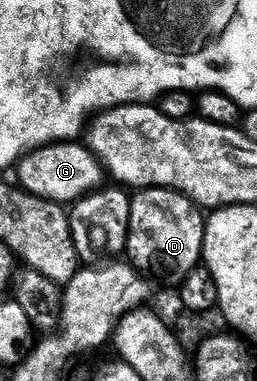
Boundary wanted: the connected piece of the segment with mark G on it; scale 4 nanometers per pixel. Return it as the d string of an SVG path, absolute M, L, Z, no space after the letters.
M77 141L51 143L47 147L36 148L21 156L16 164L16 182L32 195L41 199L50 199L53 203L73 205L82 196L92 192L98 186L97 170L102 170L103 164L88 146Z

